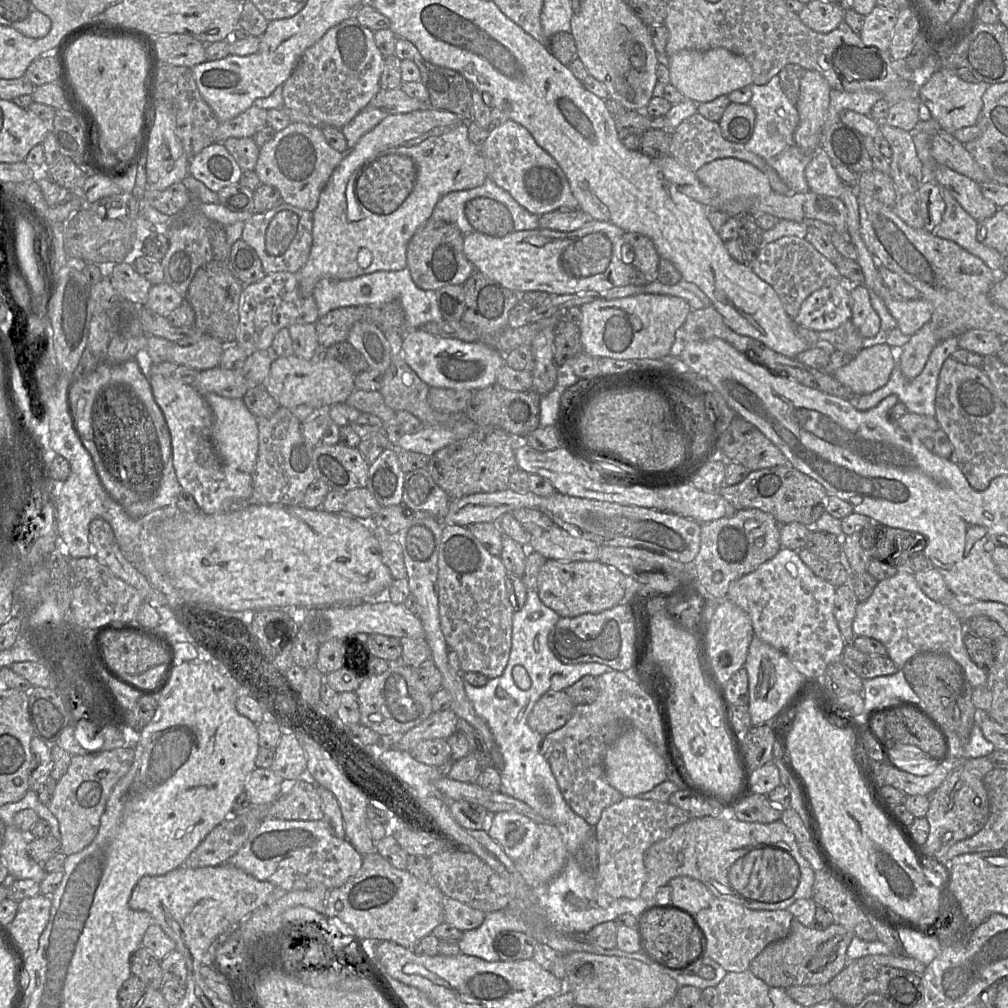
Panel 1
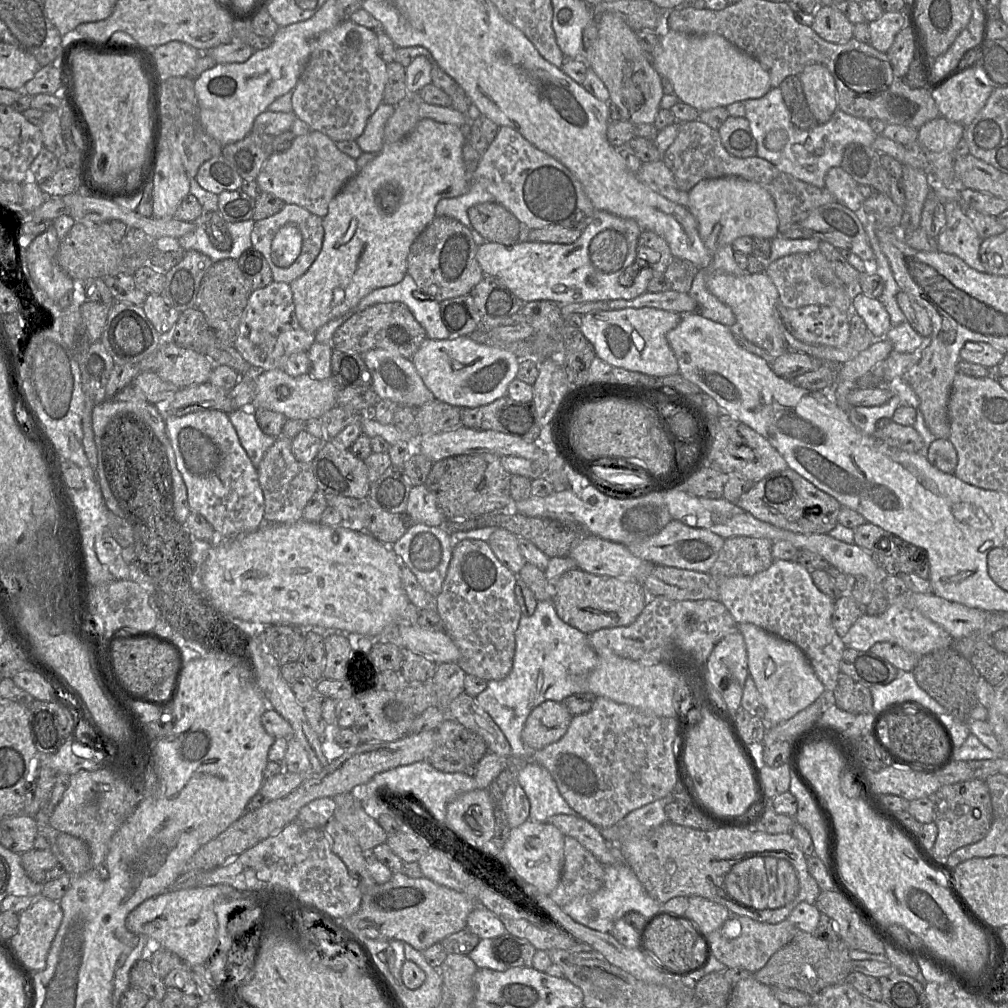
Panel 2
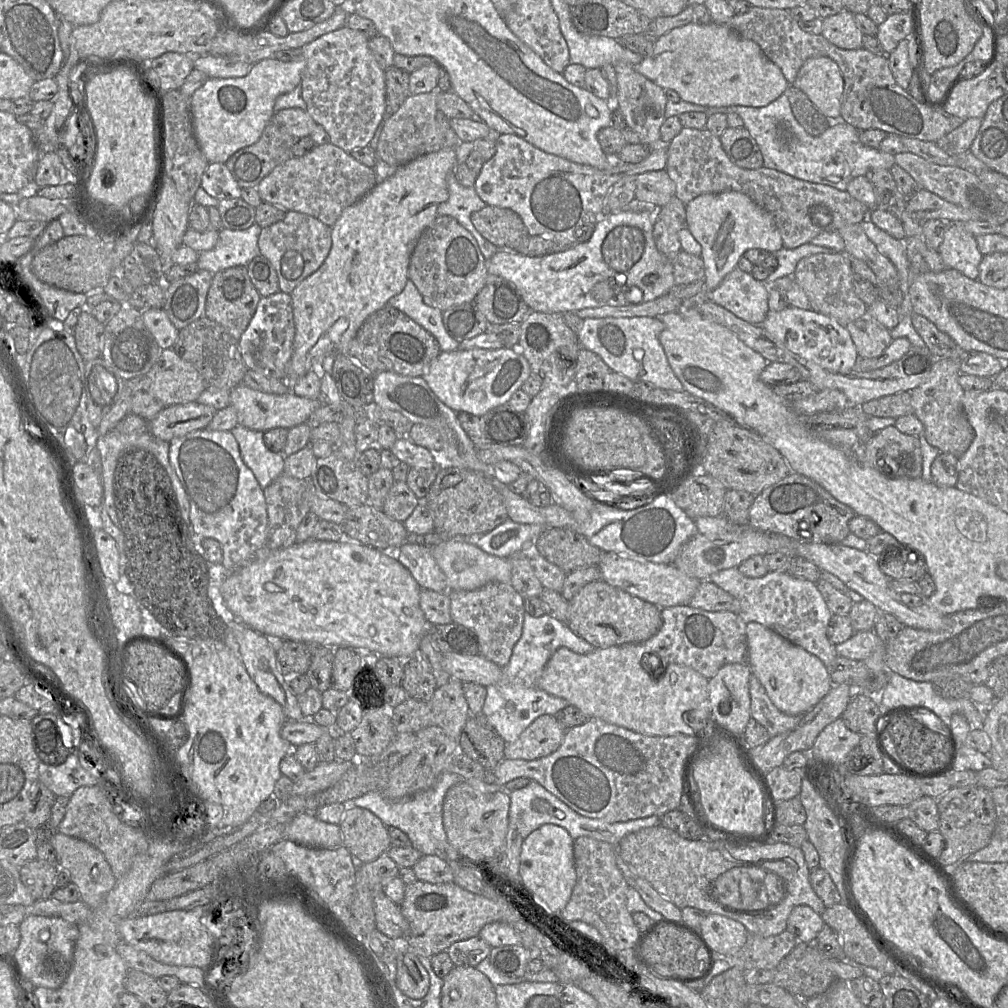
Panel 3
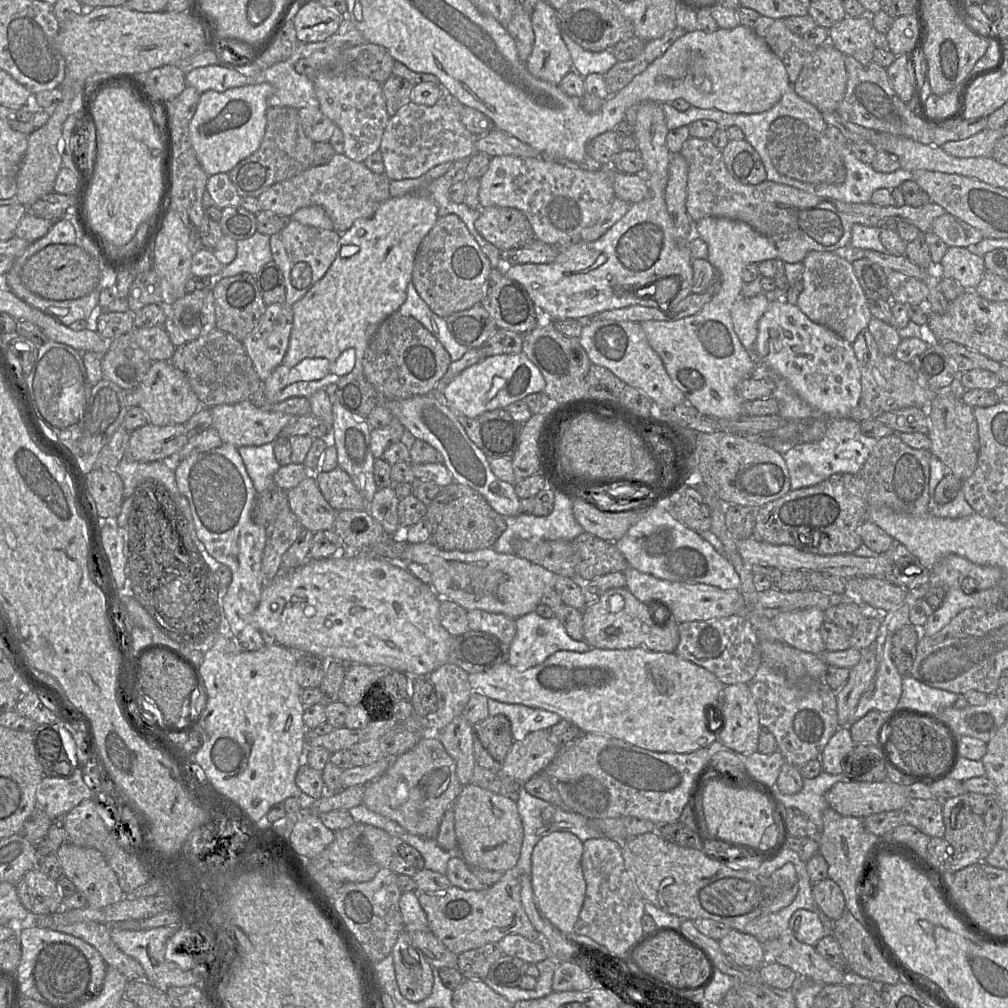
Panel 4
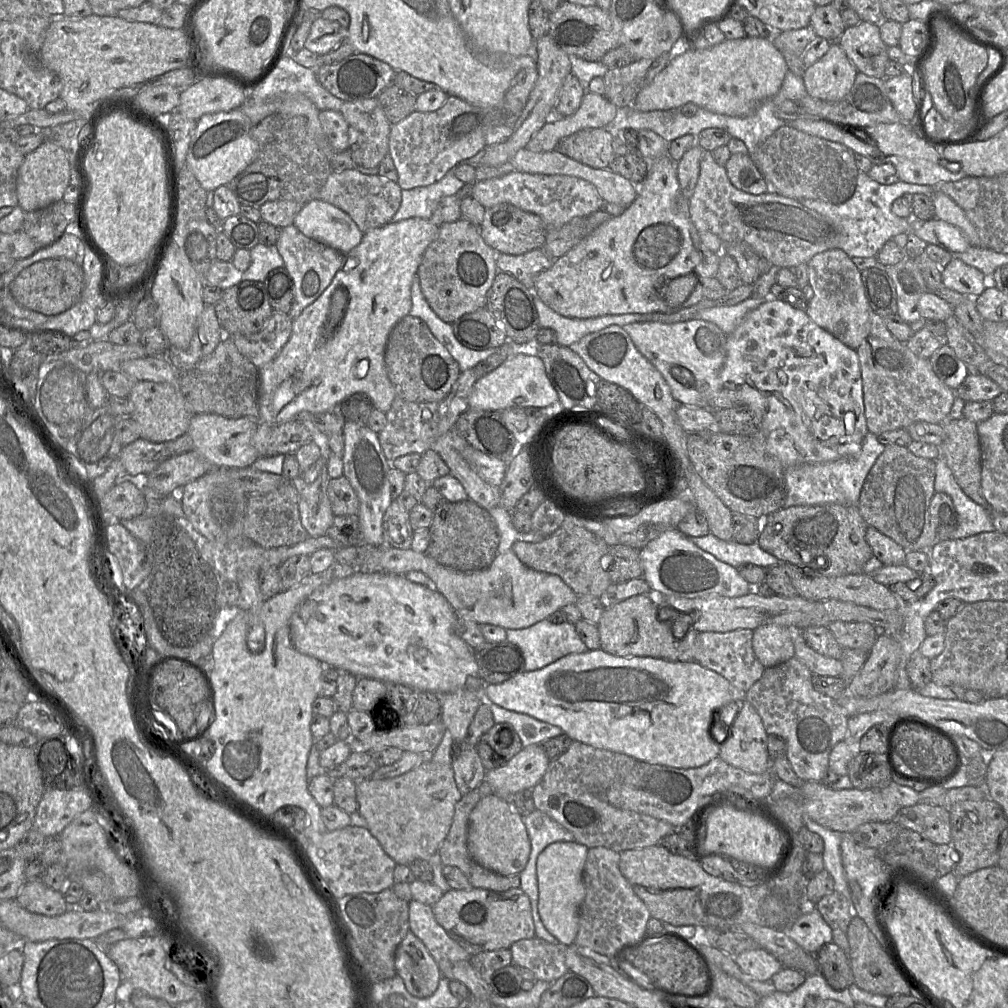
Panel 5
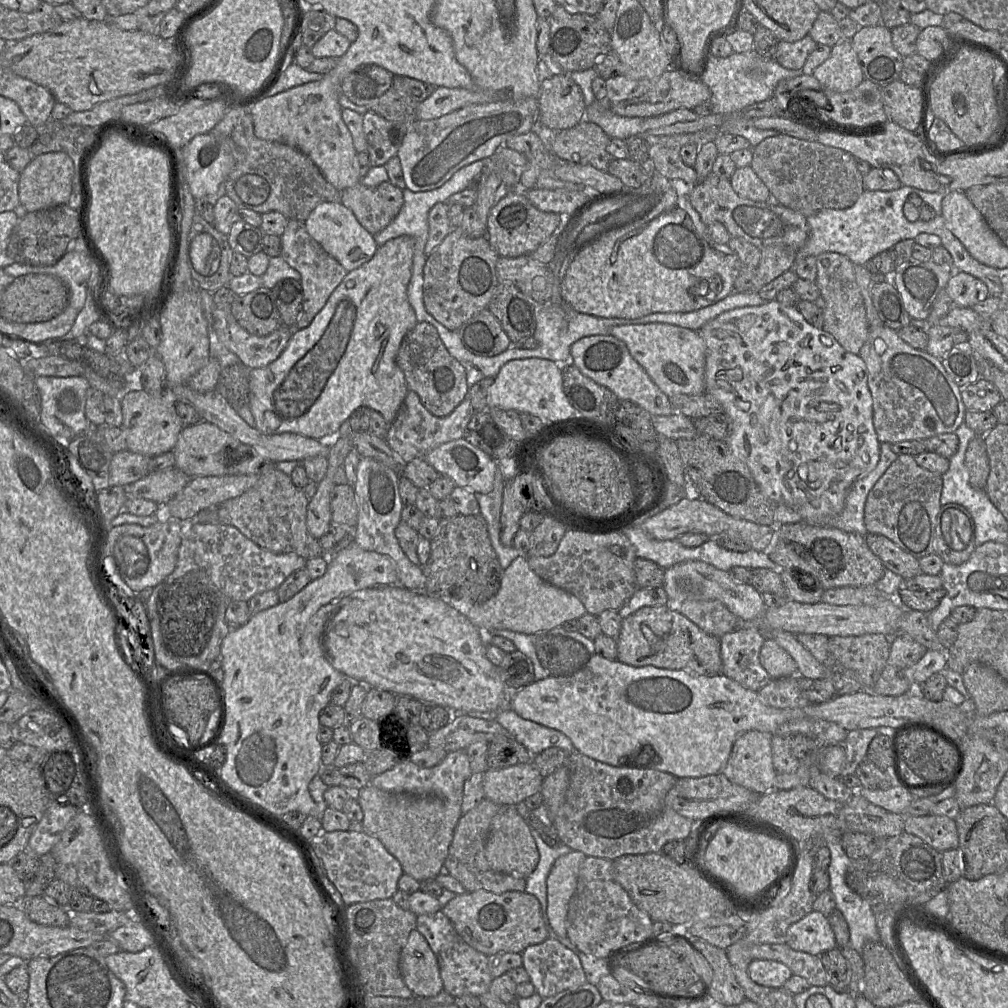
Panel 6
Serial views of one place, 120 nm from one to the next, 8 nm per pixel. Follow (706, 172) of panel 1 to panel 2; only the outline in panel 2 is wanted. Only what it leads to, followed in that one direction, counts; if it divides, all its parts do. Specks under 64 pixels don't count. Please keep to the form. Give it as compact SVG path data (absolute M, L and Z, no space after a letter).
M741 177L701 180L689 192L687 208L695 217L699 235L711 253L719 247L731 245L742 236L772 240L779 233L779 219L770 193L759 184Z

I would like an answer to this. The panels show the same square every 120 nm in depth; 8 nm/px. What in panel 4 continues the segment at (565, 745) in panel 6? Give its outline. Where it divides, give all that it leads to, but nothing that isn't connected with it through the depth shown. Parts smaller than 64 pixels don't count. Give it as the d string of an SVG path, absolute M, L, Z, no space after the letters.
M488 699L489 716L505 716L510 724L514 741L523 740L528 734L550 729L561 717L551 711L522 704L509 704Z

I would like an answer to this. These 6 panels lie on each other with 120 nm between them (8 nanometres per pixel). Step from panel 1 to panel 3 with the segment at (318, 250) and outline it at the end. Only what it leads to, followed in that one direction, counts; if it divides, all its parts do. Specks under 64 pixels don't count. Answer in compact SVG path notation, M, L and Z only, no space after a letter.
M445 148L438 152L429 153L416 158L415 160L409 162L396 169L395 173L379 182L363 199L361 199L356 204L346 208L339 219L336 221L334 226L331 228L332 246L331 250L320 266L320 268L313 274L304 279L290 294L292 297L292 310L295 324L295 336L292 347L292 356L289 363L286 366L286 375L282 378L285 385L289 386L293 391L293 384L307 372L313 371L312 361L317 357L325 357L328 354L336 353L346 353L348 354L348 345L351 340L357 334L357 331L365 321L365 319L373 312L381 309L388 304L388 301L401 293L405 288L406 282L408 280L408 269L410 264L410 258L412 252L422 235L422 233L434 222L437 218L437 208L438 206L447 201L449 198L449 192L447 187L447 176L452 172L457 166L456 159L456 149L455 148Z

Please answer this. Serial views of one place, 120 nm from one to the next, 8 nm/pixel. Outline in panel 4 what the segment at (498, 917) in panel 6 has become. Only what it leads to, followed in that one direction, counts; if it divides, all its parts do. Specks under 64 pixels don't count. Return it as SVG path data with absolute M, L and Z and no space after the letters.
M516 866L503 872L494 885L482 890L463 890L450 886L445 891L418 892L430 931L452 952L462 952L498 943L509 934L521 935L542 943L542 936L530 922L521 901L521 885Z

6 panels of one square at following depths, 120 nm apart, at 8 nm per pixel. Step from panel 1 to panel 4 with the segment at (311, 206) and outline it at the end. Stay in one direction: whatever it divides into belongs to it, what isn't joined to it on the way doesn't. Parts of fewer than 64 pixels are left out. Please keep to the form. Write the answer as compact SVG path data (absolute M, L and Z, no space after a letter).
M336 153L327 164L312 166L297 176L272 185L260 194L258 201L262 210L288 218L303 207L322 207L331 218L334 230L341 235L355 221L371 218L391 198L390 181L386 174L375 174L363 163Z

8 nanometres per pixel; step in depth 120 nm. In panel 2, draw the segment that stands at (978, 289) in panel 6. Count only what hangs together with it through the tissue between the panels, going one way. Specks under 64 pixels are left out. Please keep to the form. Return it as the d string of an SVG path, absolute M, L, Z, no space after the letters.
M956 201L944 202L946 224L936 238L938 250L961 258L968 266L986 272L981 263L979 249L982 239L972 221Z

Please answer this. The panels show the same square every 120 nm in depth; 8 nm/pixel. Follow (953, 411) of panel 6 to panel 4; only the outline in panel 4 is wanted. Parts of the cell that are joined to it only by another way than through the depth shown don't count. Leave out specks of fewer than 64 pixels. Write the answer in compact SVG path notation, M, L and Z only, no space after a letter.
M868 329L859 333L853 348L861 371L862 391L859 405L863 405L870 412L870 419L875 419L882 413L907 407L917 407L927 413L937 391L923 386L909 363L896 359L894 355L885 355Z

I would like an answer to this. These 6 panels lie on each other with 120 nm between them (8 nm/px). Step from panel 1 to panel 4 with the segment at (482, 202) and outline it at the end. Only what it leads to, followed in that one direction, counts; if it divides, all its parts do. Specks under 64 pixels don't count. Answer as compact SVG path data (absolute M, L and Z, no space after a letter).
M494 206L481 209L475 229L501 252L525 247L535 240L528 219L515 208Z

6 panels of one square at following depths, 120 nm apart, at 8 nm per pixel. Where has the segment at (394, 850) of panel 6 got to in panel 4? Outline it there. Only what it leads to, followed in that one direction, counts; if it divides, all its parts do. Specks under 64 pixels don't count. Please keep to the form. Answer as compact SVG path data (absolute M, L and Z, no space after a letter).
M430 733L421 738L411 750L392 759L387 771L367 784L362 803L369 810L395 821L411 834L436 838L443 816L446 810L453 806L461 787L454 759L447 753L436 735Z

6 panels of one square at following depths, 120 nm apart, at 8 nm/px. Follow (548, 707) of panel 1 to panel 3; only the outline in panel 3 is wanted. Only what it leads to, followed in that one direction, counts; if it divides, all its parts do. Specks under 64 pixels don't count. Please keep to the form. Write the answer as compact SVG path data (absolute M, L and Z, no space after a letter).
M541 715L536 718L518 737L518 739L506 745L505 758L506 759L522 759L522 760L535 760L550 755L556 751L564 740L565 730L560 726L555 715Z

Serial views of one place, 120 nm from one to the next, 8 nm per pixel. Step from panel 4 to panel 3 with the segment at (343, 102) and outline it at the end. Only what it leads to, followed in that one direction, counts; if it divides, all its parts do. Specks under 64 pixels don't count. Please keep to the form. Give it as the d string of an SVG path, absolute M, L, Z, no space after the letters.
M344 26L302 48L306 67L300 86L305 110L325 129L330 143L347 153L369 146L386 115L385 71L372 55L369 39L364 32Z

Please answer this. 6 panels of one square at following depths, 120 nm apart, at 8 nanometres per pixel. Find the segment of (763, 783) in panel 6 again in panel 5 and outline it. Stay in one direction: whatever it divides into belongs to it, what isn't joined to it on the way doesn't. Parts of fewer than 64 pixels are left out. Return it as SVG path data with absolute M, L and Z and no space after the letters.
M745 700L740 703L738 713L729 726L728 736L718 738L719 757L745 772L762 774L771 769L767 736L759 714Z

